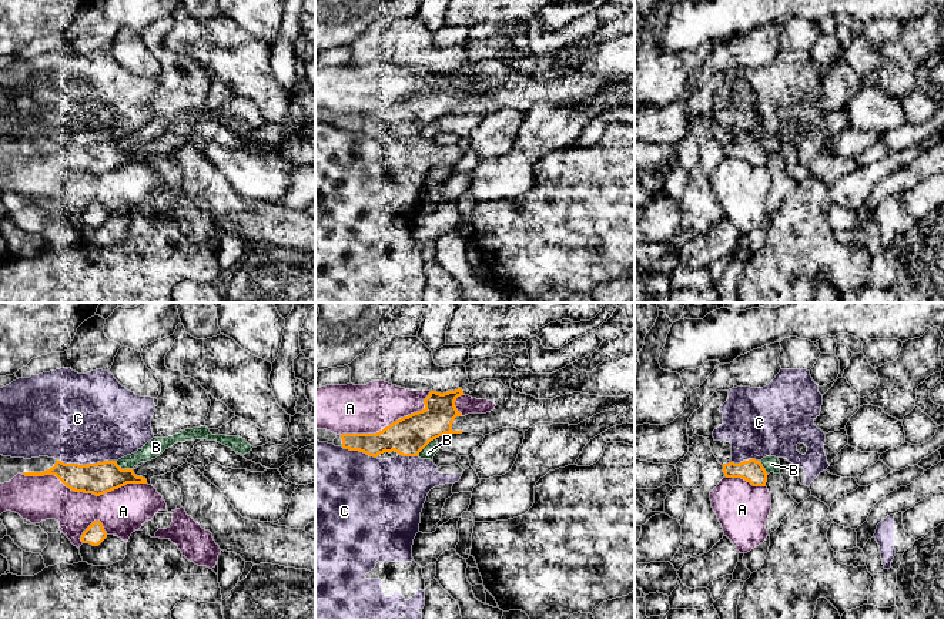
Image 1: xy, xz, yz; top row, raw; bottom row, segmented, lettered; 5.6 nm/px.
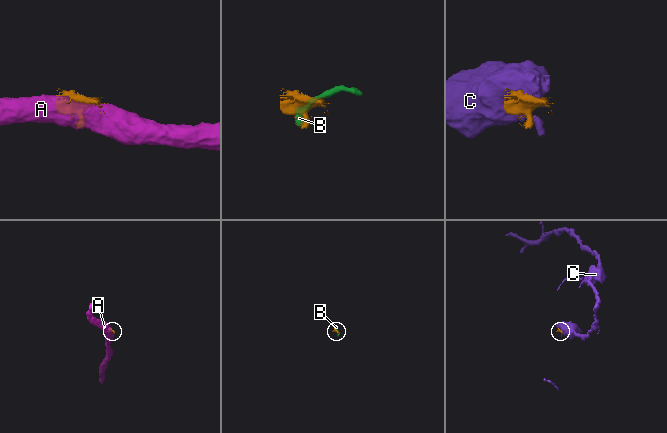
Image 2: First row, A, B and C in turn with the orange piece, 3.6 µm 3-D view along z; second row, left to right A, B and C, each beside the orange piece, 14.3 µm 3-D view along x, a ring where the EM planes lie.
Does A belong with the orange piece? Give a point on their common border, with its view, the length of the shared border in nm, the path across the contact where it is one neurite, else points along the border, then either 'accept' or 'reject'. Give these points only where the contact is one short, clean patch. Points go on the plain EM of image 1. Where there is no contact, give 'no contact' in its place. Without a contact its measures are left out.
contact xy (84, 173); length 700 nm; reject

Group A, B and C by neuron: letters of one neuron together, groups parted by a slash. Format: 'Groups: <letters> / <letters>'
Groups: A / B / C

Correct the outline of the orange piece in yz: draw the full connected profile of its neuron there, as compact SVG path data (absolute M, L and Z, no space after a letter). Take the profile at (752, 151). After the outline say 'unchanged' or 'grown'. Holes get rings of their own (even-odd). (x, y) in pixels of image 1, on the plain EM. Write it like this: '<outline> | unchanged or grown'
M756 140L723 144L723 153L726 158L742 158L753 167L766 167L769 155L761 143Z | unchanged

